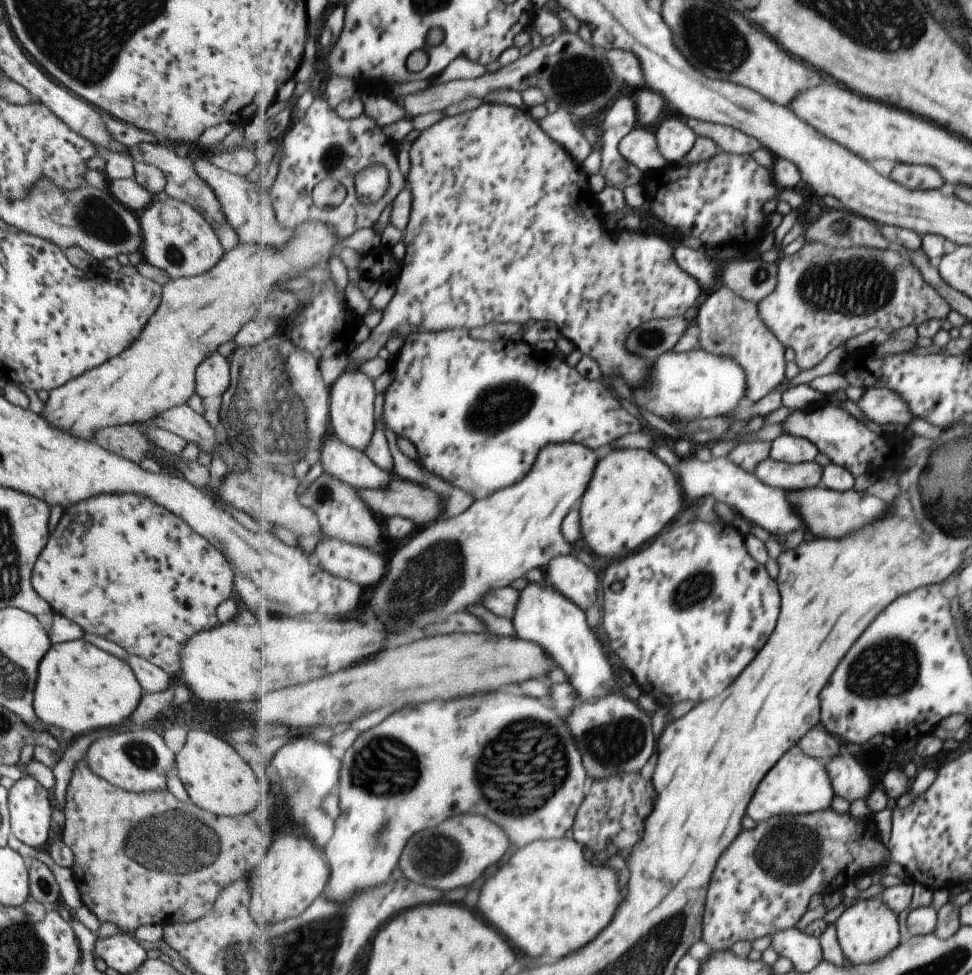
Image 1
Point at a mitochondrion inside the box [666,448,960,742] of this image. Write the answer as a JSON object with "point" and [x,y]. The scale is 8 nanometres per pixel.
{"point":[891,663]}

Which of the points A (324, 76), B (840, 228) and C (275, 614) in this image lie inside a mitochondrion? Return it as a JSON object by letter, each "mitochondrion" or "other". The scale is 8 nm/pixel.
{"A":"other","B":"mitochondrion","C":"other"}

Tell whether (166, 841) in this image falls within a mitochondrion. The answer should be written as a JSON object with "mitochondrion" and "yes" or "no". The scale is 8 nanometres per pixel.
{"mitochondrion":"yes"}

